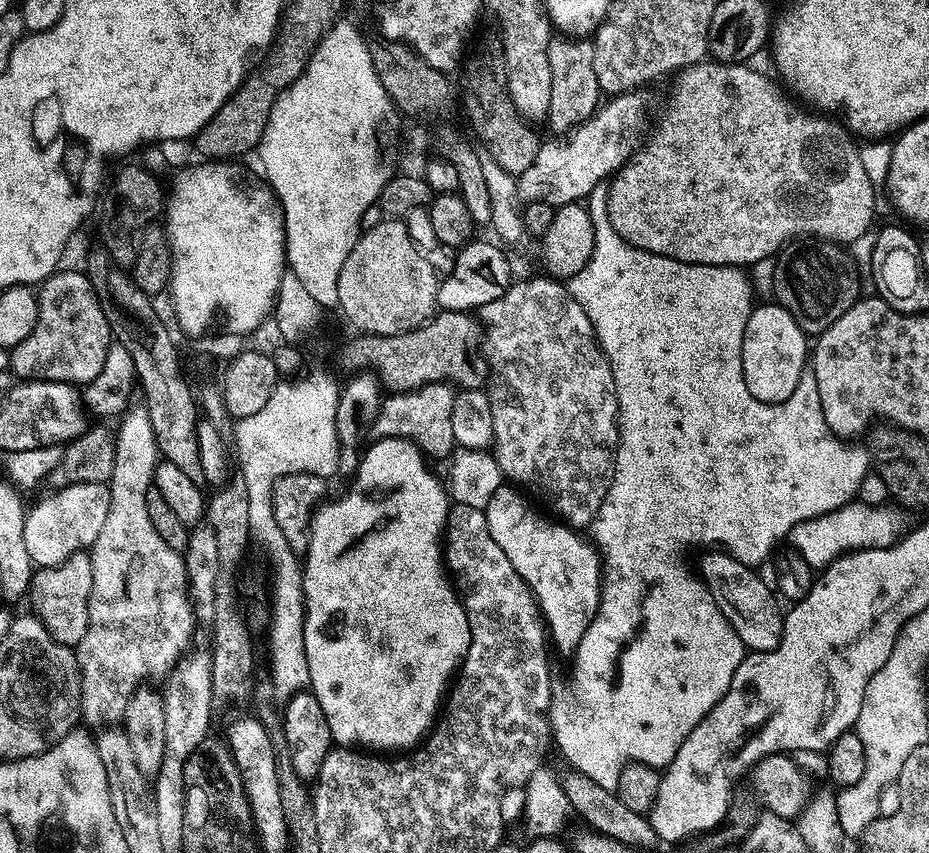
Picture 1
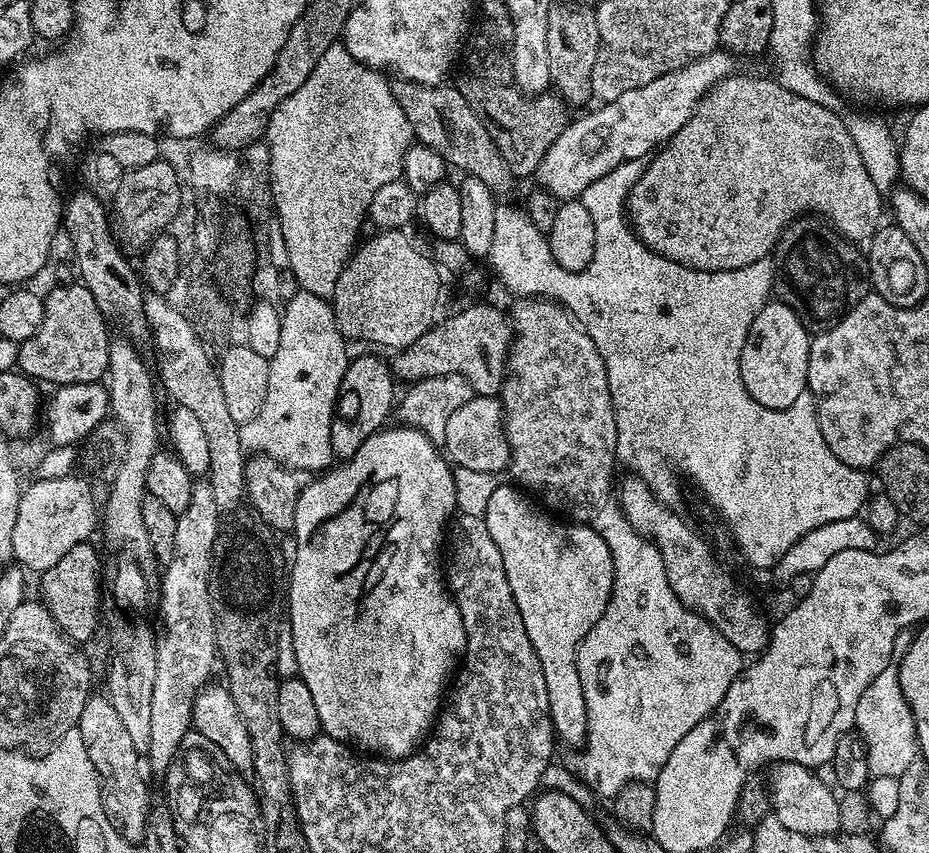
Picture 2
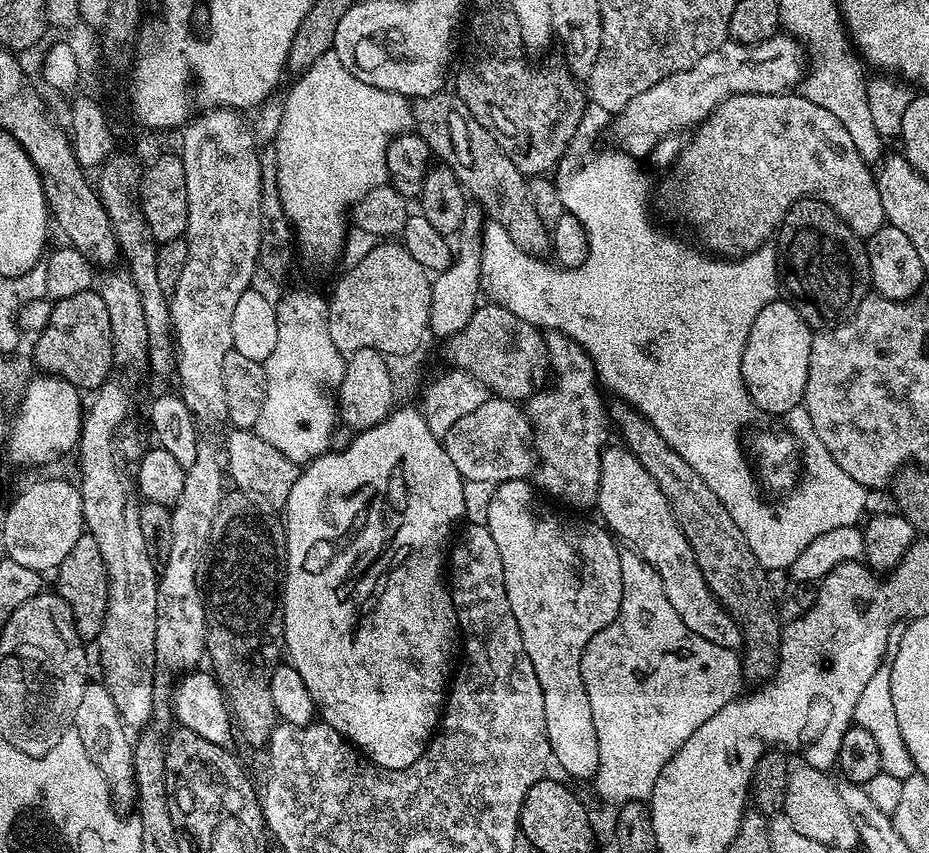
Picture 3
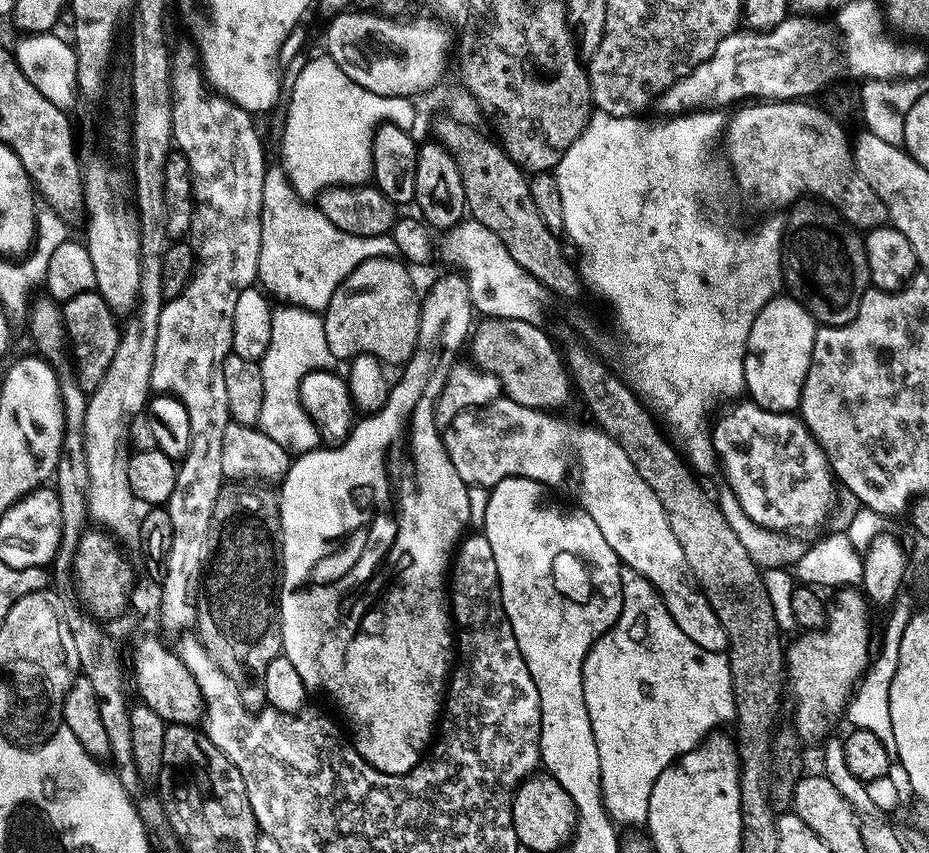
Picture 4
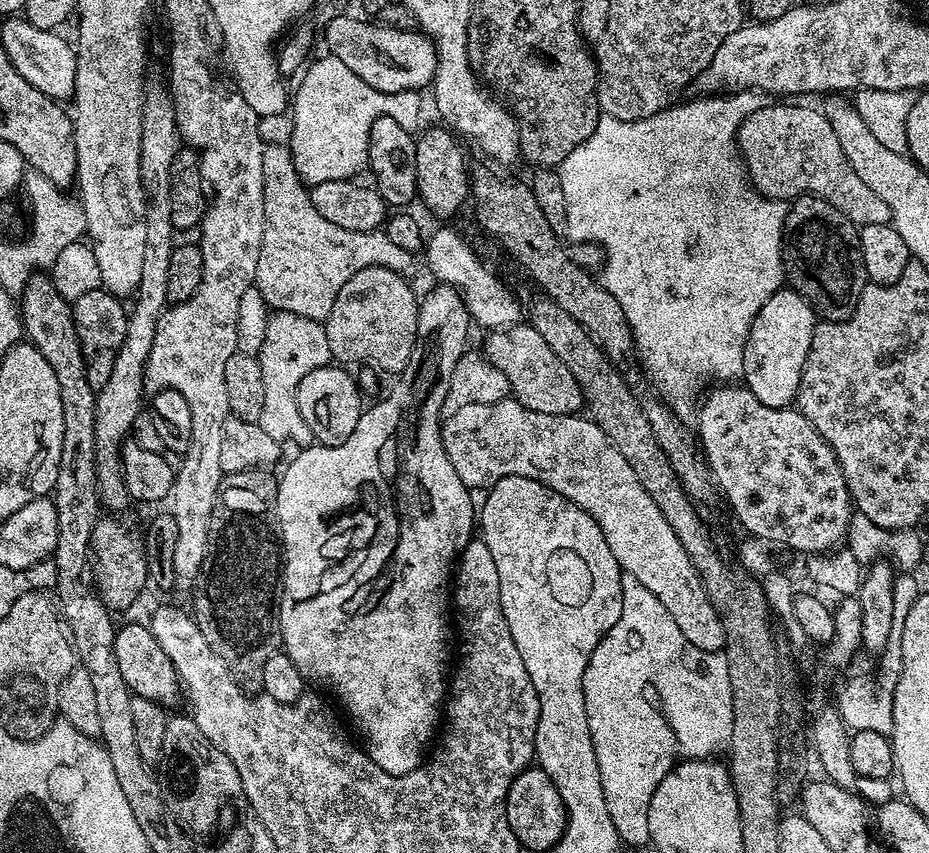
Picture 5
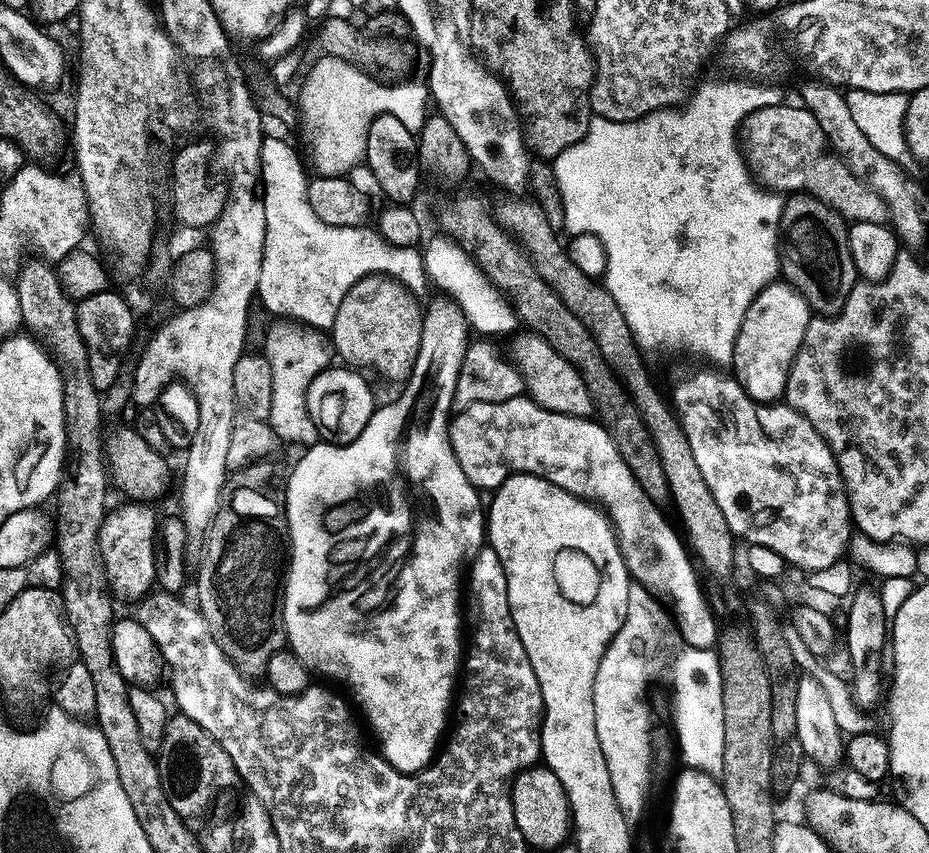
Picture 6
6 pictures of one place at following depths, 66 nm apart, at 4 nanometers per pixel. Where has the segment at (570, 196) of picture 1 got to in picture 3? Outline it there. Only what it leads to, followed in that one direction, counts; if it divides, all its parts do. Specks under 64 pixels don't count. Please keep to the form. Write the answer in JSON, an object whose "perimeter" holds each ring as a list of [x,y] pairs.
{"perimeter":[[[779,32],[766,42],[756,44],[742,44],[727,40],[715,47],[705,58],[699,59],[690,70],[670,74],[657,85],[650,86],[645,93],[638,94],[621,112],[615,113],[610,124],[610,132],[616,135],[616,140],[620,143],[617,145],[623,151],[629,156],[642,160],[645,159],[646,154],[651,155],[665,137],[678,134],[684,128],[691,129],[705,120],[726,98],[739,93],[788,92],[802,80],[805,70],[806,56],[803,45],[787,33]]]}

